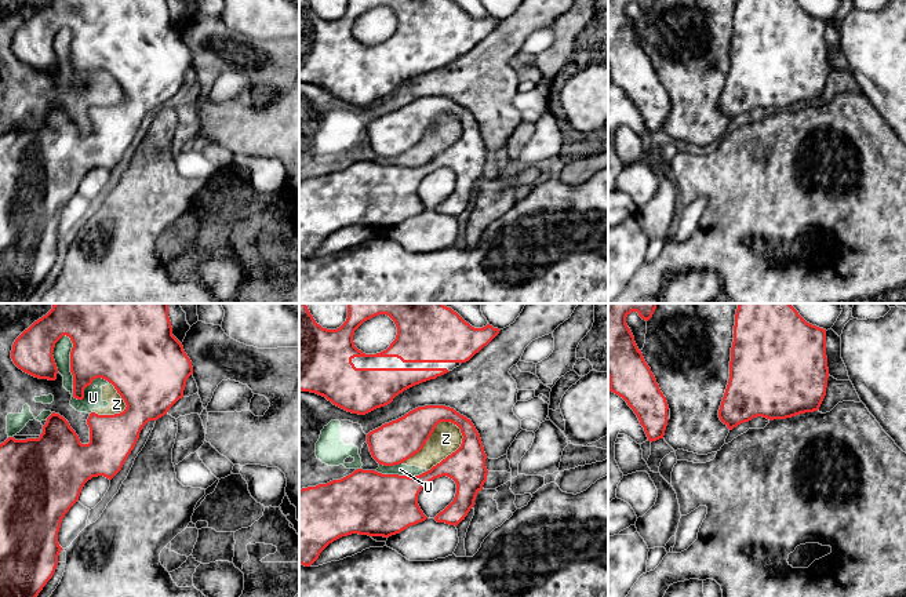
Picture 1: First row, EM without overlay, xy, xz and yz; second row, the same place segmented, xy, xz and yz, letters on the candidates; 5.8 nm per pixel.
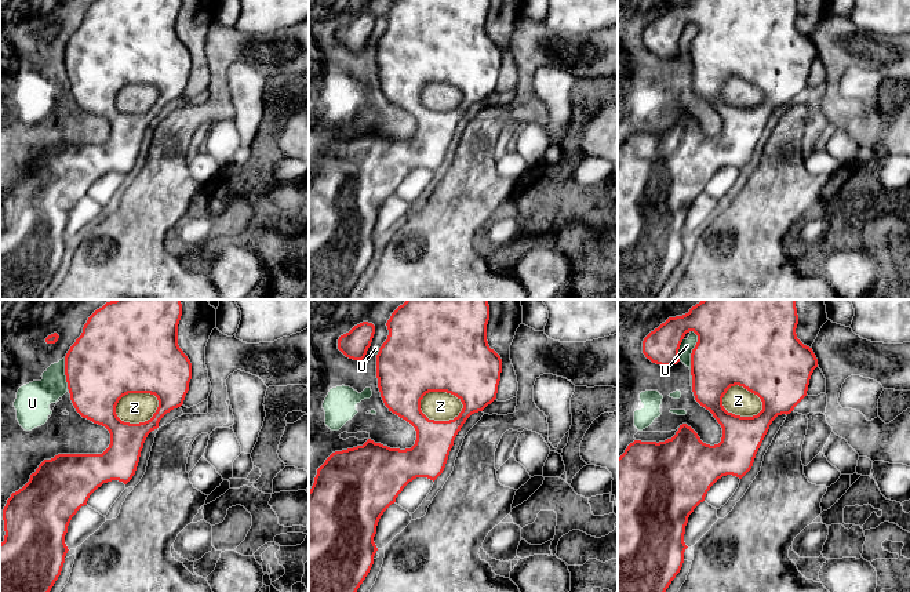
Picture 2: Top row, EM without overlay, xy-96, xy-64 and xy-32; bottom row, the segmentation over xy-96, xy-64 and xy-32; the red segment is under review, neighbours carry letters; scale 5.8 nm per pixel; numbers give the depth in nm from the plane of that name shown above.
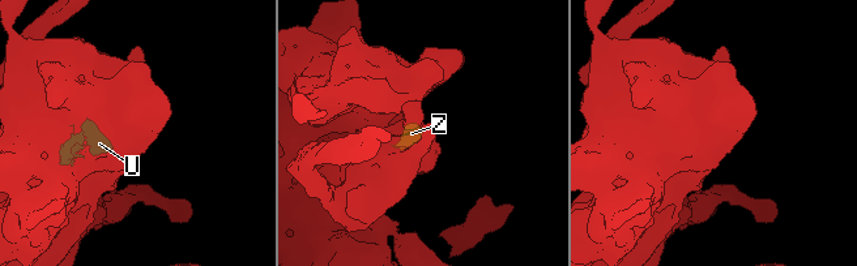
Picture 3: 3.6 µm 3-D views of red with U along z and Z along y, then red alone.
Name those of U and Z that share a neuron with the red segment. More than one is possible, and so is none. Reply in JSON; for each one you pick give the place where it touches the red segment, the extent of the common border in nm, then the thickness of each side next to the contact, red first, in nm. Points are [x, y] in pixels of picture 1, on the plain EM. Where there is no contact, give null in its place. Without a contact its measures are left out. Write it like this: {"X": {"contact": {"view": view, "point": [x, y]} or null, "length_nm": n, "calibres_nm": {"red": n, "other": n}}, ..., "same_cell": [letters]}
{"same_cell": []}

